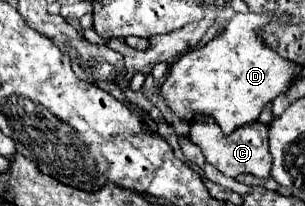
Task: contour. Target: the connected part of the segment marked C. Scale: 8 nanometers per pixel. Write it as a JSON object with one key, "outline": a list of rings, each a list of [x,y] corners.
{"outline":[[[198,114],[188,122],[188,128],[190,128],[188,138],[202,150],[206,162],[212,164],[216,170],[220,170],[224,176],[236,178],[238,174],[254,174],[260,178],[268,178],[272,158],[268,152],[268,134],[266,134],[268,128],[266,128],[266,124],[252,122],[252,124],[240,126],[232,134],[222,134],[220,126],[216,124],[216,120],[210,114]]]}

